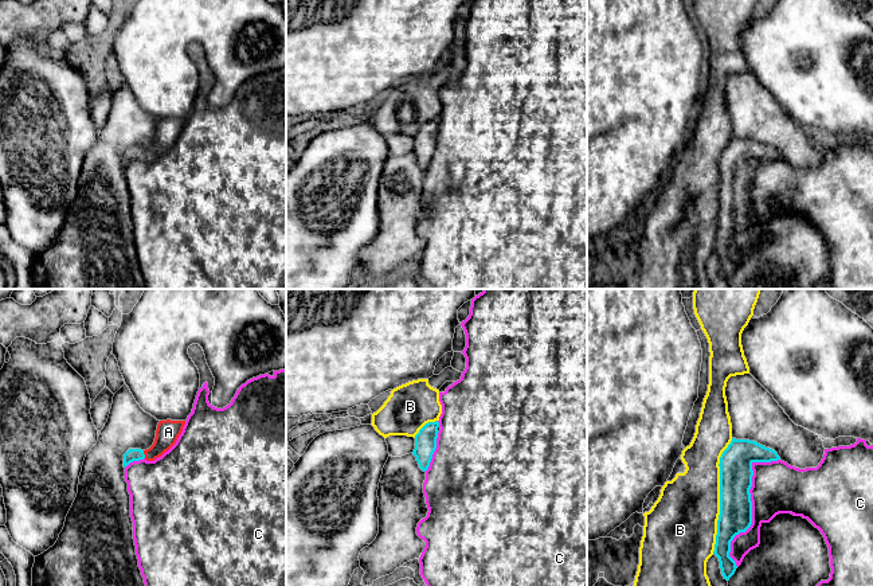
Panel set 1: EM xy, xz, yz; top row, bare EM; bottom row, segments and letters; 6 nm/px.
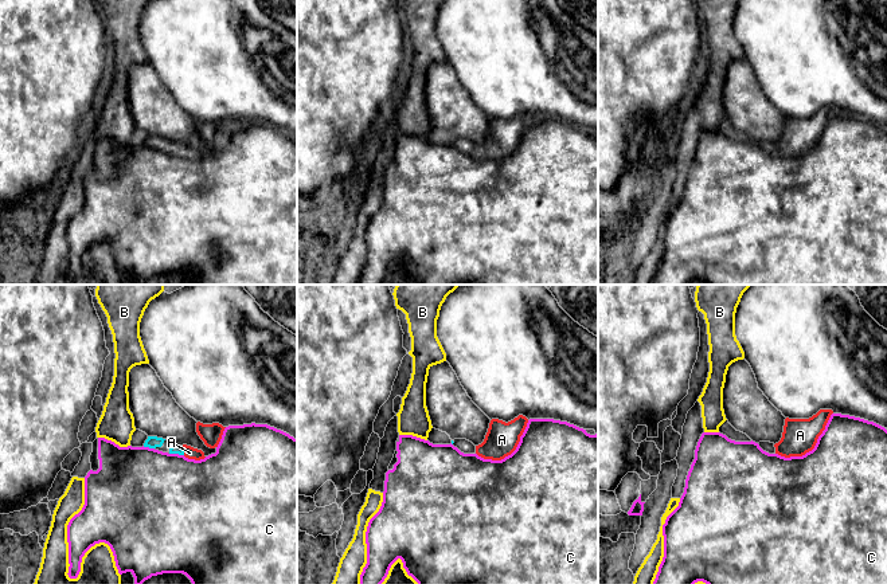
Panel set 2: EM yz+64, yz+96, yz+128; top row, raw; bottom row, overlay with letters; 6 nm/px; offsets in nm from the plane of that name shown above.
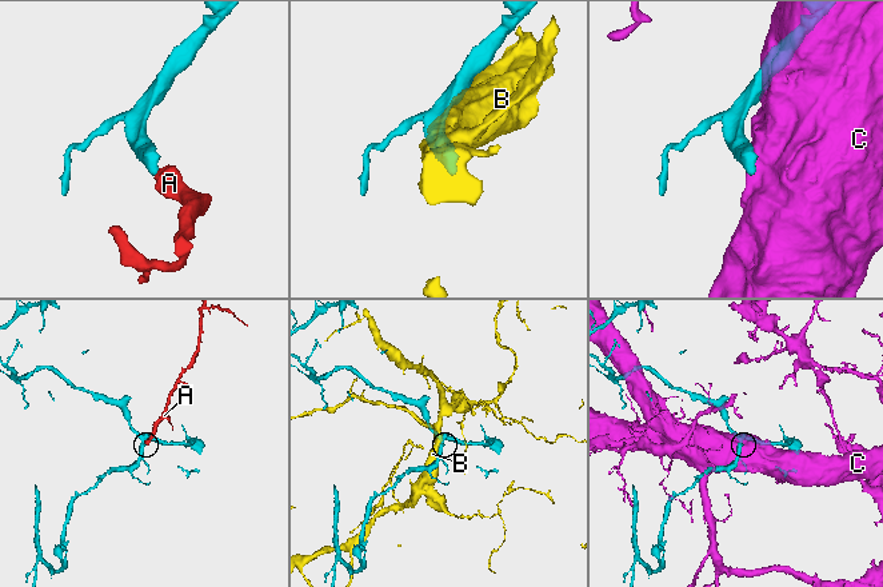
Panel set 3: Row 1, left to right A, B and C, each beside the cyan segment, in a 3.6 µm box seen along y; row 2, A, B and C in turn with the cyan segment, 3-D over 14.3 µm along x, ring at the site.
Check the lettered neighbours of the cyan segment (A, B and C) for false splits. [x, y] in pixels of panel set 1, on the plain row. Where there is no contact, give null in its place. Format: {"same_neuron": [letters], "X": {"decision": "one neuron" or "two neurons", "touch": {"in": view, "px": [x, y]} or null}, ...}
{"same_neuron": ["A"], "A": {"decision": "one neuron", "touch": {"in": "xy", "px": [144, 153]}}, "B": {"decision": "two neurons", "touch": {"in": "yz", "px": [720, 195]}}, "C": {"decision": "two neurons", "touch": {"in": "yz", "px": [751, 203]}}}

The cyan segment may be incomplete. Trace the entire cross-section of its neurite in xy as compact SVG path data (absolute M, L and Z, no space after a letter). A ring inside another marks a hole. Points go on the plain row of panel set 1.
M160 120L156 129L156 137L153 144L146 148L129 148L124 153L124 167L128 165L133 160L146 159L154 160L161 156L165 151L168 151L177 140L179 134L183 130L185 120Z

